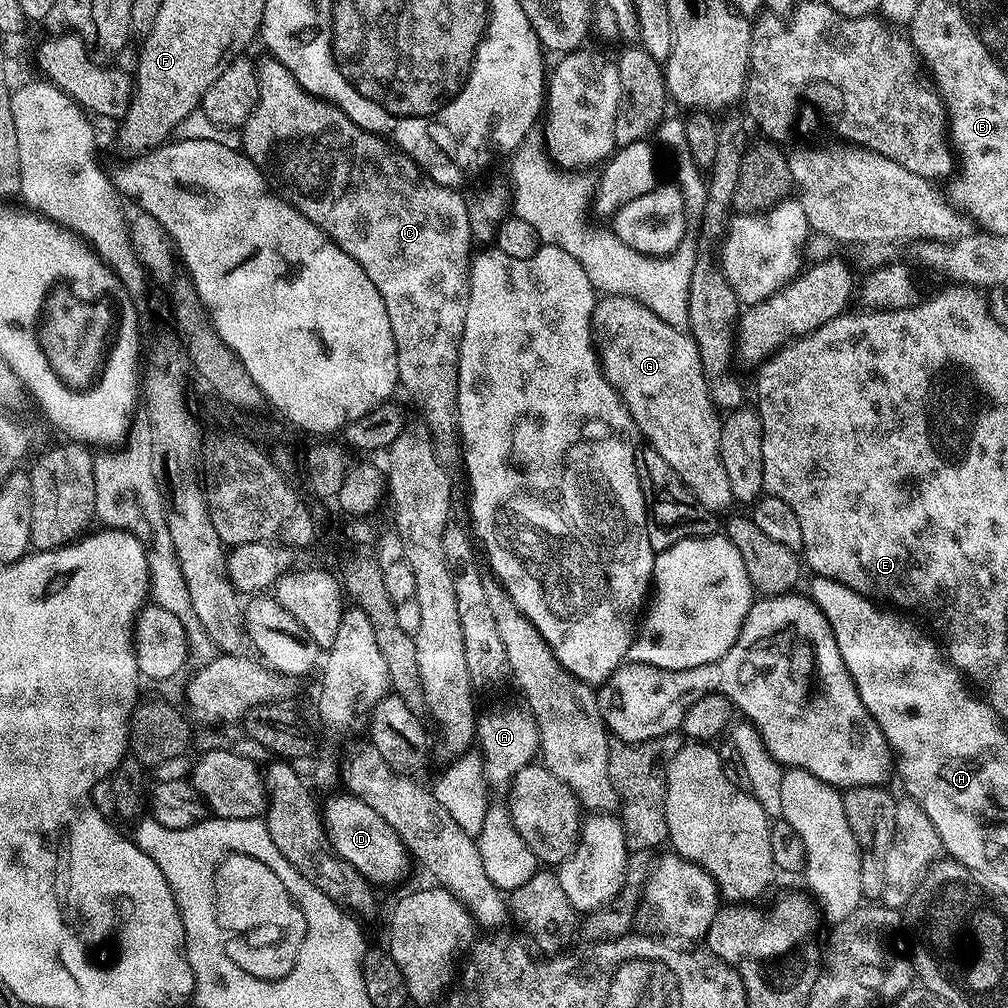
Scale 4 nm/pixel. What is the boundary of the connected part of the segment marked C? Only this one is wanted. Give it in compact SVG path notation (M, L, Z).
M265 58L259 61L256 69L258 74L258 90L260 97L256 103L256 109L252 112L247 123L242 129L242 151L244 155L249 156L264 173L265 177L274 179L280 183L279 191L289 204L294 205L299 212L310 222L314 222L319 228L327 234L330 239L336 243L378 286L378 294L382 294L382 302L386 302L386 314L390 318L390 330L394 330L394 346L398 354L398 370L400 371L400 384L410 395L416 399L416 404L420 407L423 423L428 425L432 431L432 440L436 443L436 453L438 458L445 462L459 459L459 441L458 429L456 426L456 402L458 400L458 354L460 353L460 339L462 330L466 326L466 306L468 305L468 266L474 255L474 237L472 227L470 226L470 214L468 213L468 202L457 189L446 188L434 182L428 177L414 161L408 157L405 152L393 146L382 136L375 136L372 132L367 132L358 127L346 114L342 114L340 109L325 100L317 100L315 96L309 95L302 85L282 66L282 62L271 58Z

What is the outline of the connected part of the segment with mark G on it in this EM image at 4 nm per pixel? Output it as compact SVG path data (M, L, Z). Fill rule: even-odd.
M609 296L597 299L596 309L592 312L592 335L596 342L596 351L600 358L600 367L604 370L604 377L611 382L614 390L624 400L624 405L630 410L630 414L634 418L639 435L644 436L647 443L654 450L658 450L658 454L662 454L662 458L666 458L666 462L670 462L670 466L674 470L674 474L678 474L678 478L682 478L682 482L691 490L698 498L698 502L702 502L702 506L706 506L711 512L723 514L728 507L733 507L734 501L730 494L730 481L726 479L726 470L722 466L722 458L720 457L720 429L721 423L717 420L712 410L712 398L708 394L710 382L704 375L704 367L700 362L700 355L696 349L696 343L692 340L691 335L687 331L675 328L674 326L666 326L666 322L662 322L660 318L650 310L646 310L646 306L642 306L638 301L631 300L629 296Z

